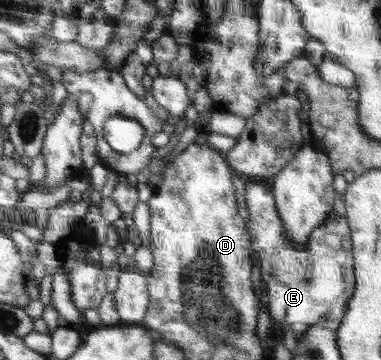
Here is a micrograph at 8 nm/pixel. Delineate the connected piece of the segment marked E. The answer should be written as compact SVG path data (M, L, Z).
M245 181L245 208L248 209L248 233L254 256L260 265L262 281L269 287L269 313L281 331L286 326L306 326L336 318L342 320L352 298L354 259L351 231L346 217L332 212L324 226L312 230L306 248L294 248L282 232L276 212L274 193L260 181Z

